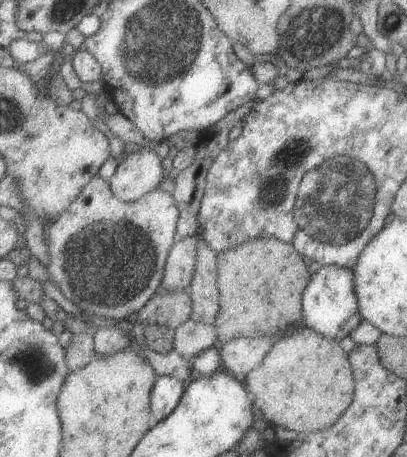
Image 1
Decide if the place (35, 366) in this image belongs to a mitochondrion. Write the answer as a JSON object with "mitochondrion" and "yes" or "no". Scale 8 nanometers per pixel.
{"mitochondrion":"yes"}

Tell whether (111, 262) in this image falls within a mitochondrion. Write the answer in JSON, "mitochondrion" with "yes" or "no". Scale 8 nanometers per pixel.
{"mitochondrion":"yes"}

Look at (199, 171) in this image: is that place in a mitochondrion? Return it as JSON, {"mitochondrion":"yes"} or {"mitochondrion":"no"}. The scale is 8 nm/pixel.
{"mitochondrion":"no"}

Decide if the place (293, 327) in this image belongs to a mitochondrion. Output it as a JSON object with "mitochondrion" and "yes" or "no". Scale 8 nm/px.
{"mitochondrion":"no"}

